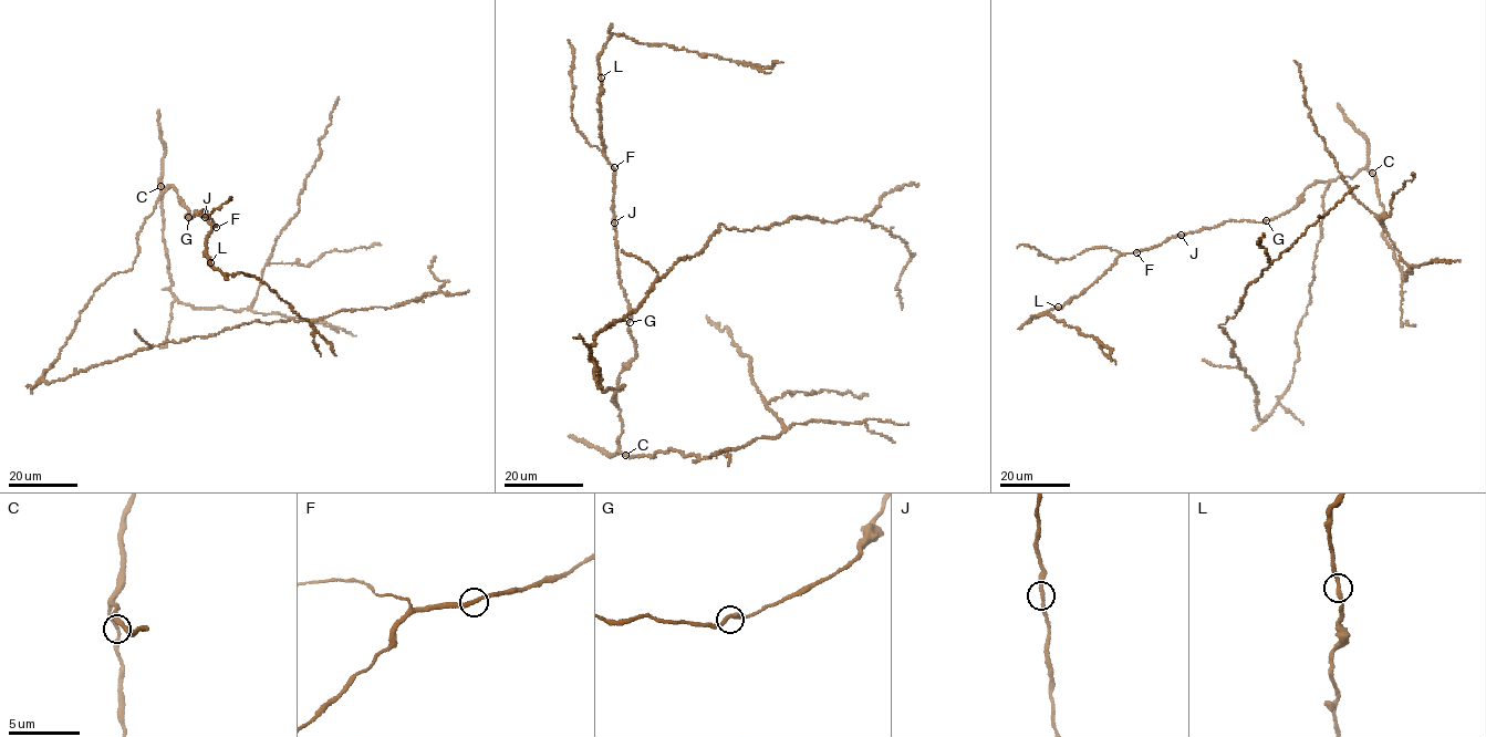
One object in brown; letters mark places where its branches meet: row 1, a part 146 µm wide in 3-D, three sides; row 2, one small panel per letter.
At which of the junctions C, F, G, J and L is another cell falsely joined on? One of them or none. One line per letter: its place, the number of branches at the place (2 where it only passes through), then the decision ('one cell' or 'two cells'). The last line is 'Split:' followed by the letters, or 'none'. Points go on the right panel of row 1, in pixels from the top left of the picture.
C: at (1372, 173); 2 branches meet; one cell
F: at (1136, 252); 2 branches meet; one cell
G: at (1266, 220); 2 branches meet; one cell
J: at (1181, 235); 2 branches meet; one cell
L: at (1058, 307); 2 branches meet; one cell
Split: none

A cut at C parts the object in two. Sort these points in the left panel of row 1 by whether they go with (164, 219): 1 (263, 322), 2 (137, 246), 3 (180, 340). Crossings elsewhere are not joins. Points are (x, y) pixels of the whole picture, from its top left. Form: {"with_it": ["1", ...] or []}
{"with_it": []}

